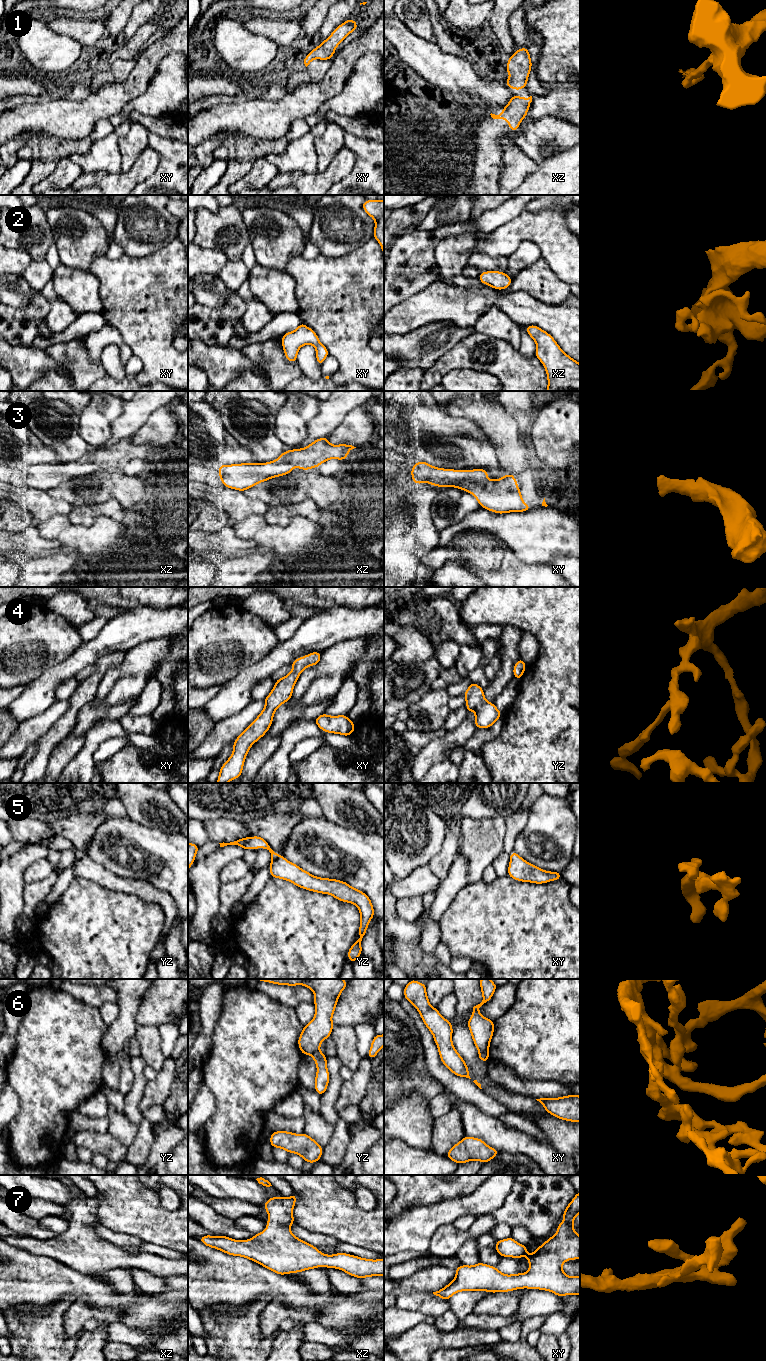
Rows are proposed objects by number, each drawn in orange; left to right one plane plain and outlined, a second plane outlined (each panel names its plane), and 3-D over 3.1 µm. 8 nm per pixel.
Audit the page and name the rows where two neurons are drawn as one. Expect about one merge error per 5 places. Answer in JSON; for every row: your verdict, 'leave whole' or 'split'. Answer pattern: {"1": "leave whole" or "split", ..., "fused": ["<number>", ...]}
{"1": "leave whole", "2": "leave whole", "3": "leave whole", "4": "leave whole", "5": "leave whole", "6": "split", "7": "leave whole", "fused": ["6"]}

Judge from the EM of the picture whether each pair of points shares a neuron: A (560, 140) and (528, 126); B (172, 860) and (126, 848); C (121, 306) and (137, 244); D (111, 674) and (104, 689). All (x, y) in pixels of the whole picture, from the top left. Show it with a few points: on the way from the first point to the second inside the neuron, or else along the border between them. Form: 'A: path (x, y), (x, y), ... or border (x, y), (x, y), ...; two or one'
A: path (552, 132), (536, 132); one
B: path (161, 858), (137, 851); one
C: border (157, 250), (143, 257), (131, 257), (124, 254); two
D: path (110, 678), (106, 685); one

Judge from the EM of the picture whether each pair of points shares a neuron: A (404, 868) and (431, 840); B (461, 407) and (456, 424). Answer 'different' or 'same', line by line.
A: same
B: different

